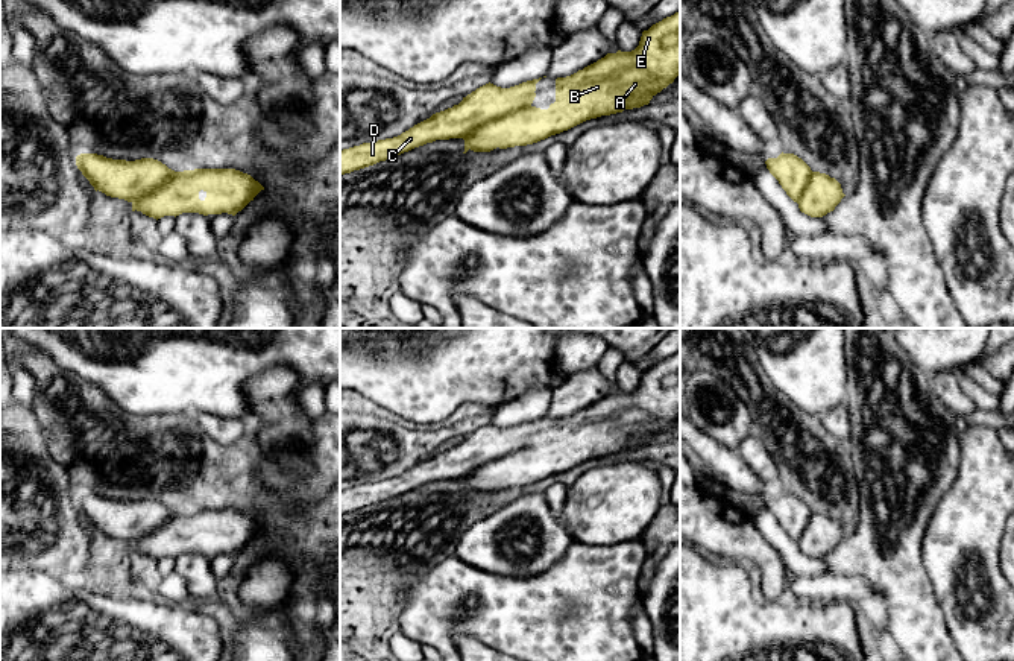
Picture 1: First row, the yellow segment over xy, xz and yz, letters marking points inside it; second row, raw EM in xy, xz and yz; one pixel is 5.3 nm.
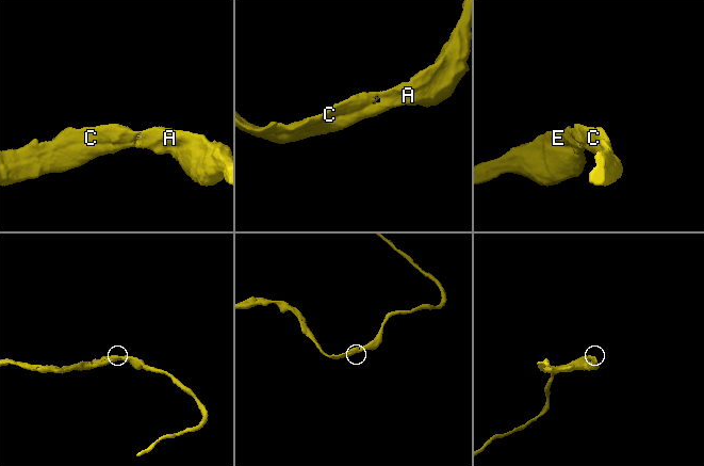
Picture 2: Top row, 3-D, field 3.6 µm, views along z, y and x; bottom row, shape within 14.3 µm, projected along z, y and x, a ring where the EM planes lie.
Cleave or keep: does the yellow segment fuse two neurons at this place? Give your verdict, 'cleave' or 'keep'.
keep

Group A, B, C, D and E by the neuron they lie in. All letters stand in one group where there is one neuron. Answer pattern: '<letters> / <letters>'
A B C D E

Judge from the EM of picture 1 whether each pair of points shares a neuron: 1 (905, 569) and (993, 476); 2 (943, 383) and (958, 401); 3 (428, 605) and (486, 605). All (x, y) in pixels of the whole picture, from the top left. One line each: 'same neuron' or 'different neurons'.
1: different neurons
2: same neuron
3: same neuron

